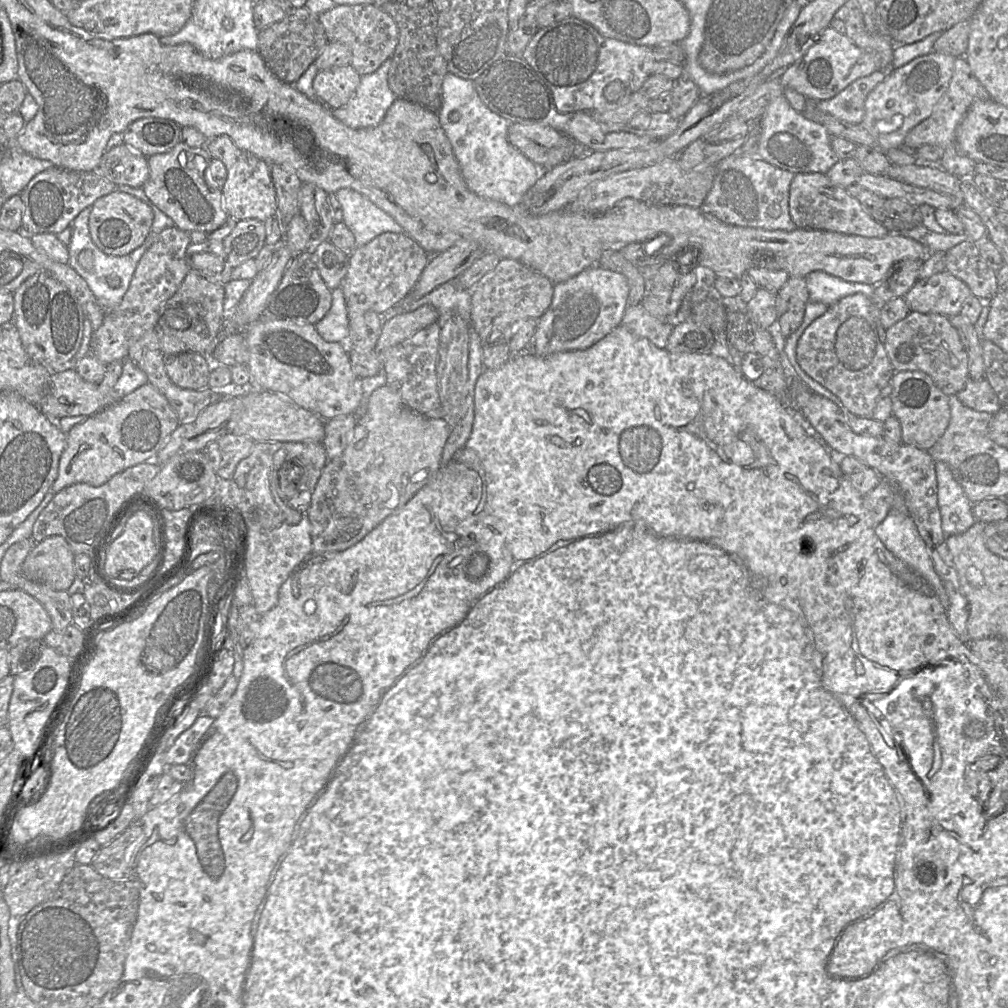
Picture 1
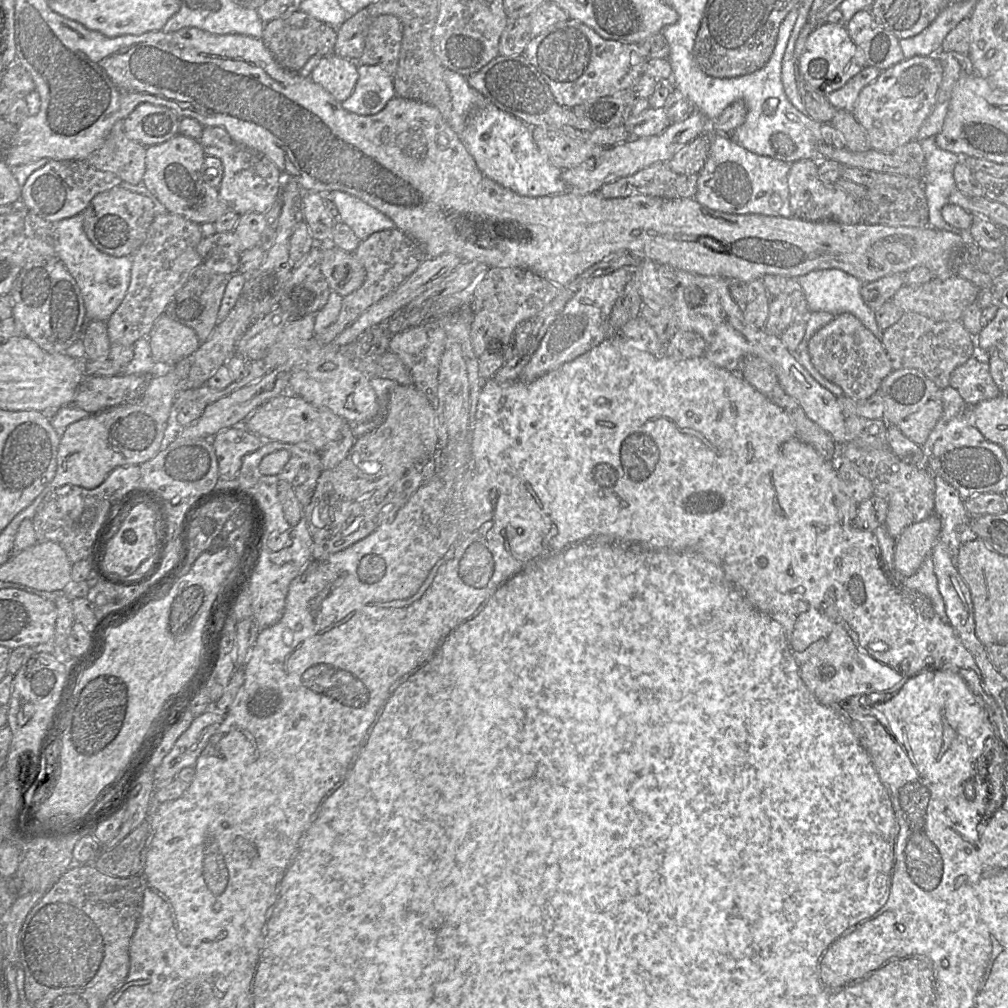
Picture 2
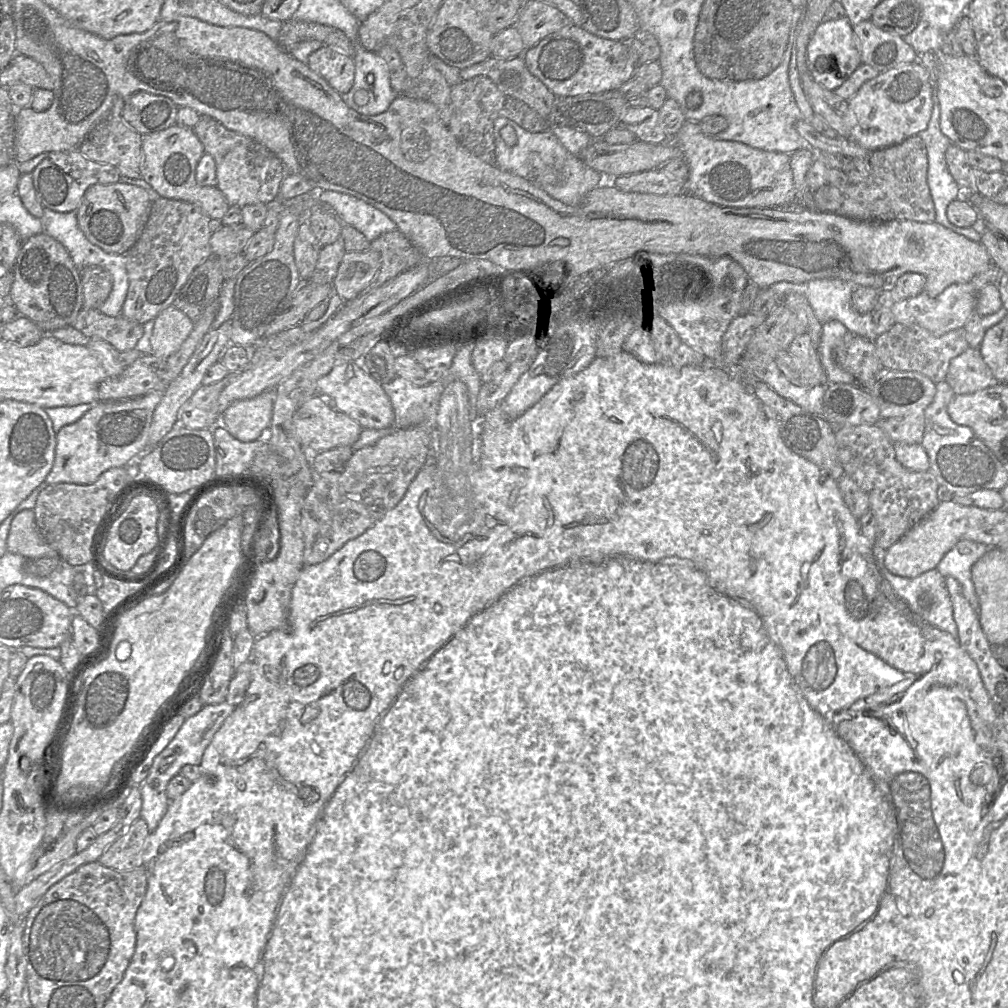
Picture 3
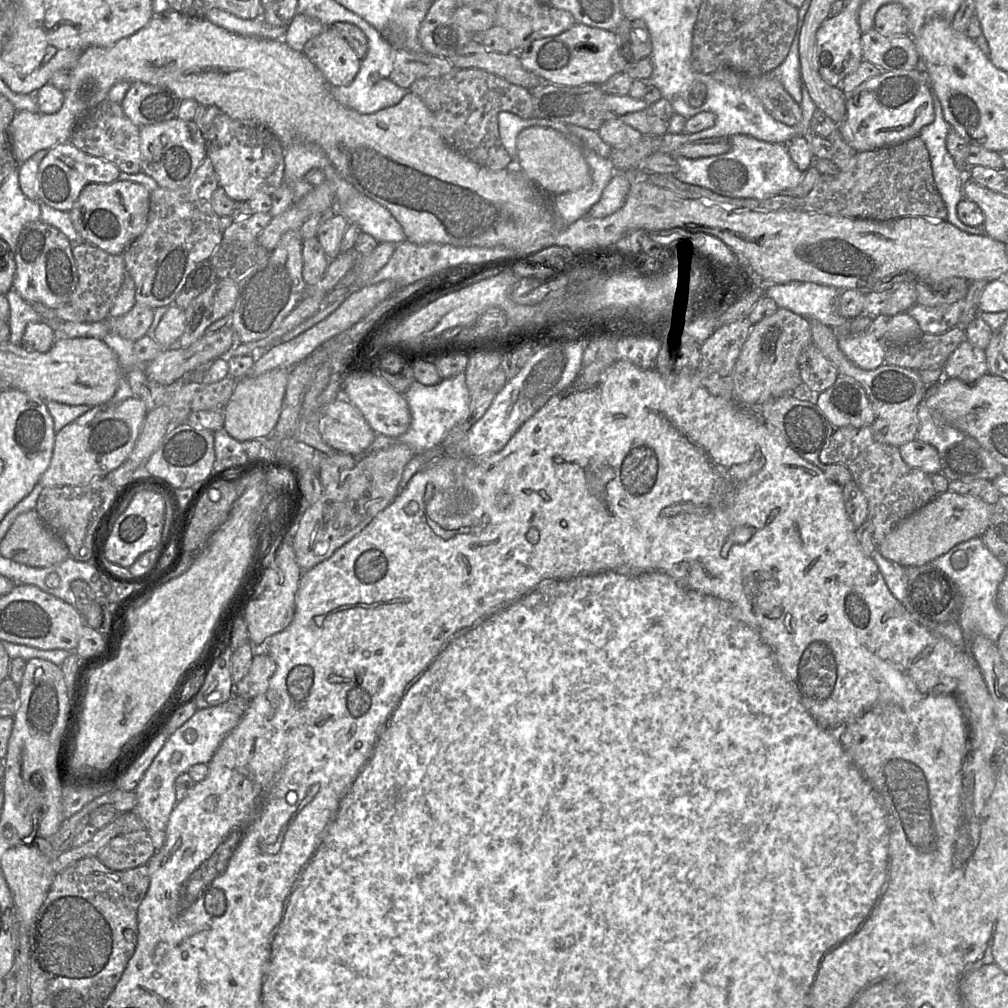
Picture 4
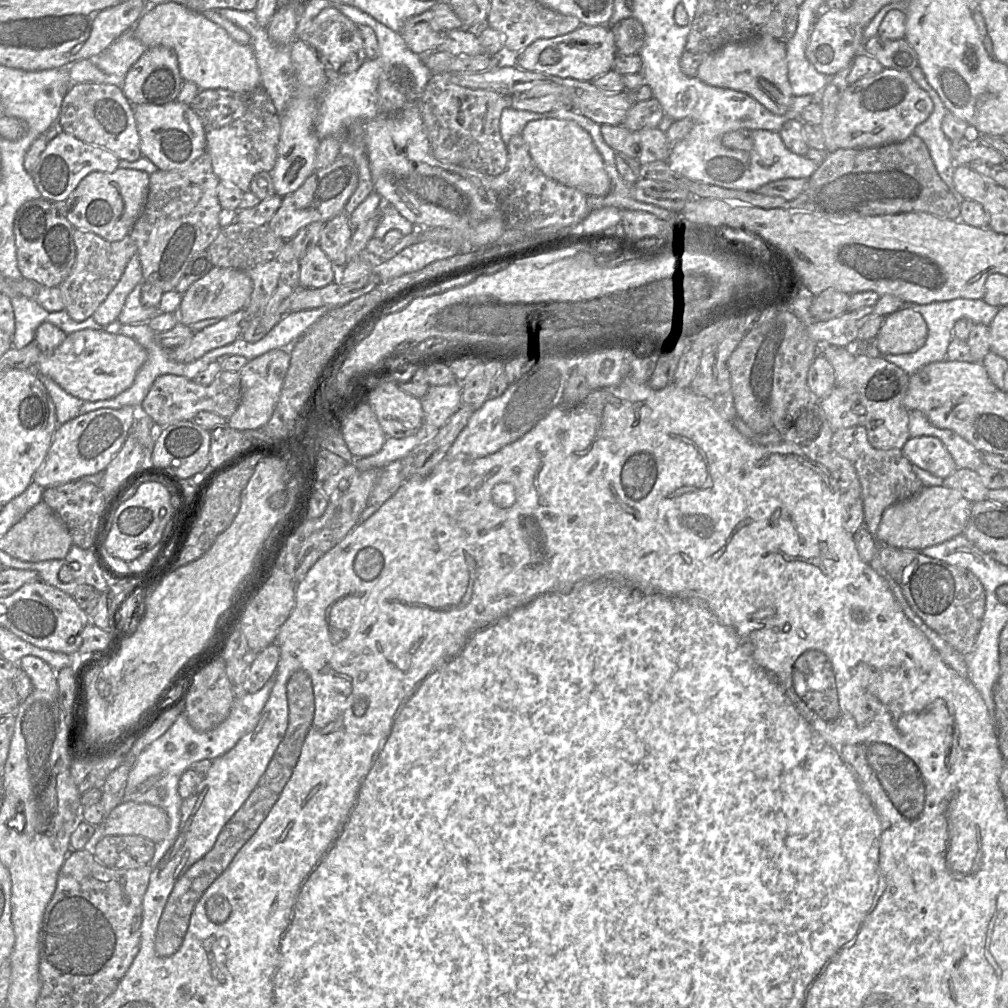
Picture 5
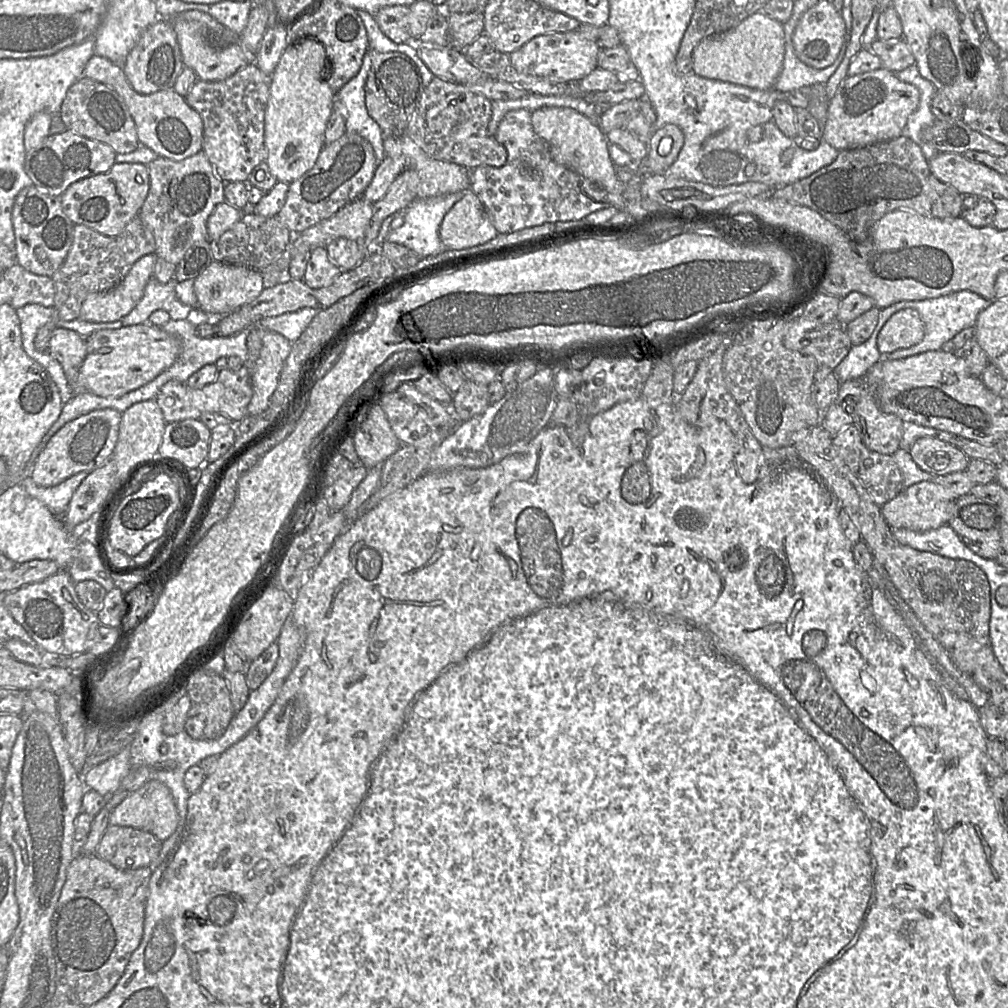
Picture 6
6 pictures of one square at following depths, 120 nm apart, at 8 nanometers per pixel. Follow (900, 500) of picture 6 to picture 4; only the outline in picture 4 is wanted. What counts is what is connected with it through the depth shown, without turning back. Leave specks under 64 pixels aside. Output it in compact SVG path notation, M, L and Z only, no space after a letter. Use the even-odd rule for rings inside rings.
M946 491L898 523L877 545L881 555L903 567L923 566L947 553L954 546L981 537L996 510L979 499Z

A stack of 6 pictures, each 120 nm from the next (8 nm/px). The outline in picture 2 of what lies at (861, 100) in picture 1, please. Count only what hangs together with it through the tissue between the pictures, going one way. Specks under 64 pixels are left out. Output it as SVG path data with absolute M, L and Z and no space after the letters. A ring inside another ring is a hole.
M865 66L854 75L840 89L827 95L829 103L837 110L853 112L861 90L873 82L881 73L881 70L873 66Z

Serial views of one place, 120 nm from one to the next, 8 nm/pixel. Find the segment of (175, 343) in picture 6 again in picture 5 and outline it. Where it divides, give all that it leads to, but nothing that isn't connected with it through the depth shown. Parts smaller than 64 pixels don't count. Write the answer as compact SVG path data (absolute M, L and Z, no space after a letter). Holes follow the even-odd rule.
M84 329L67 335L51 354L41 353L36 367L70 395L84 402L95 402L114 398L128 389L146 358L144 347L130 337Z

